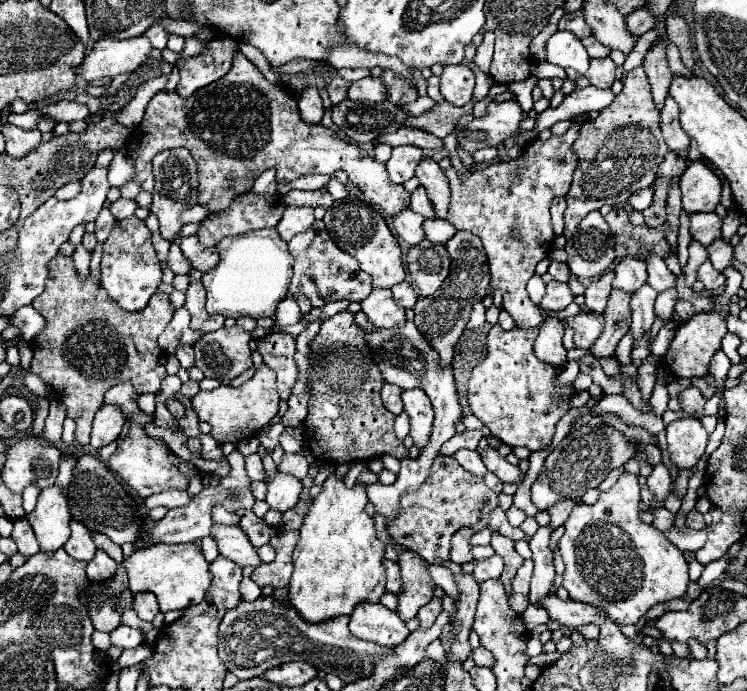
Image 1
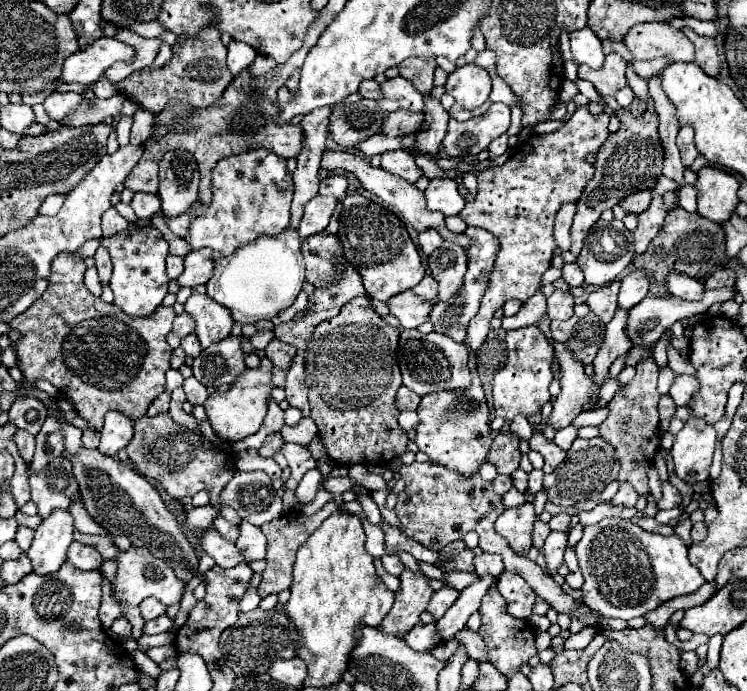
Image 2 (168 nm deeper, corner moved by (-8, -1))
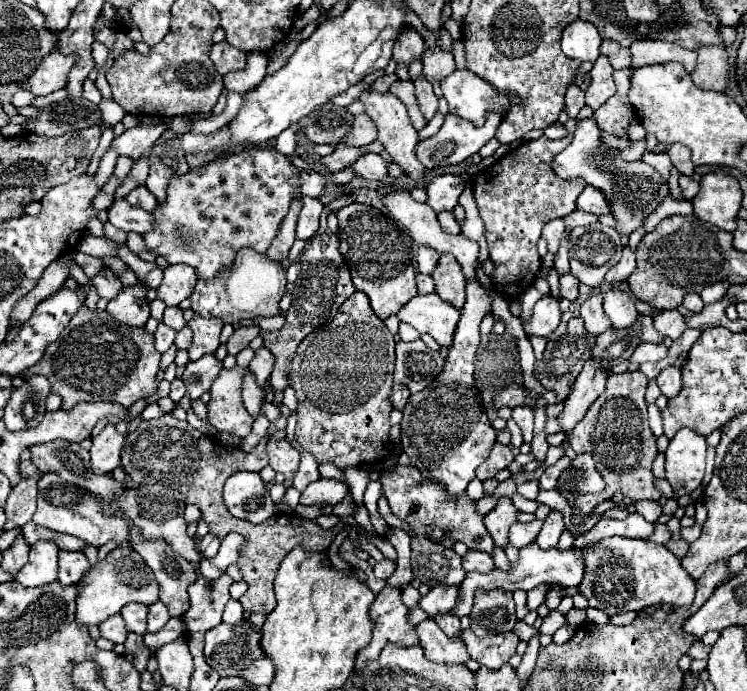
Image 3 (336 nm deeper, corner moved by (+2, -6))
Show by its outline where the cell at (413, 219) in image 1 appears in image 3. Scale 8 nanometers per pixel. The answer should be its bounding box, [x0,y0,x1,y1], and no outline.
[418,247,438,275]

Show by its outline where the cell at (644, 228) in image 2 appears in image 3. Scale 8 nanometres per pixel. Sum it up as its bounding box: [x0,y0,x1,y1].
[606,247,636,285]

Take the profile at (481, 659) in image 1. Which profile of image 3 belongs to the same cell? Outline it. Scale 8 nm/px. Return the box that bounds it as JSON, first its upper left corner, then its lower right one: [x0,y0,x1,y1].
[434,613,460,637]

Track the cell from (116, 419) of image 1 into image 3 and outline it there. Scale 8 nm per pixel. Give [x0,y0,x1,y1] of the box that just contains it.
[90,423,124,475]

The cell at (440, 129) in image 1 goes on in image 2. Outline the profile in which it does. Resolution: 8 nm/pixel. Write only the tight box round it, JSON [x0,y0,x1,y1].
[382,110,424,136]

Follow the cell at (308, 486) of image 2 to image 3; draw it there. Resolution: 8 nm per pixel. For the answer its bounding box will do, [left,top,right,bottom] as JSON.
[300,479,350,505]

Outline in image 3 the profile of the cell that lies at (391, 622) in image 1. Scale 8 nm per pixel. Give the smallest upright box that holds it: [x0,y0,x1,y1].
[416,619,470,665]

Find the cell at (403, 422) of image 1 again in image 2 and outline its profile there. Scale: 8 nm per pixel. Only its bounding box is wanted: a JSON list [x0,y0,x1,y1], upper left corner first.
[400,412,418,432]

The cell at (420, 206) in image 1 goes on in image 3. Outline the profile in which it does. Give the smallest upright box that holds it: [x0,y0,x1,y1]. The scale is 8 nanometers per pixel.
[428,175,464,211]

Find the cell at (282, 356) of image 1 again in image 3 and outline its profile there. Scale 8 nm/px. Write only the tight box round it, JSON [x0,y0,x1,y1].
[248,347,274,387]

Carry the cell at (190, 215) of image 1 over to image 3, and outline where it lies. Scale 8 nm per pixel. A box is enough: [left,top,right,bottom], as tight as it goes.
[108,199,156,233]

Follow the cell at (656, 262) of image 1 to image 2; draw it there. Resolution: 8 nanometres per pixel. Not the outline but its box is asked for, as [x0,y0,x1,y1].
[664,272,704,300]

